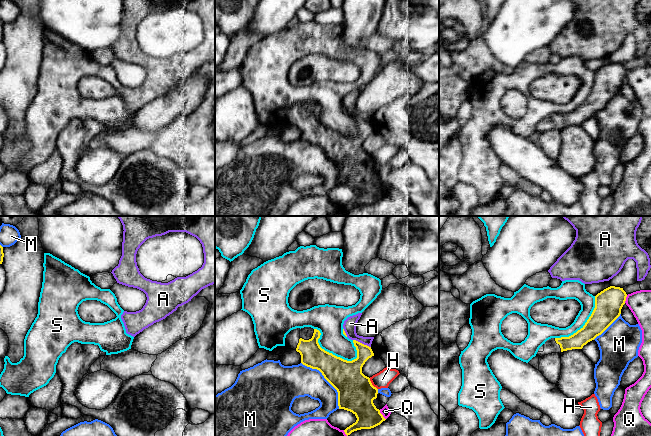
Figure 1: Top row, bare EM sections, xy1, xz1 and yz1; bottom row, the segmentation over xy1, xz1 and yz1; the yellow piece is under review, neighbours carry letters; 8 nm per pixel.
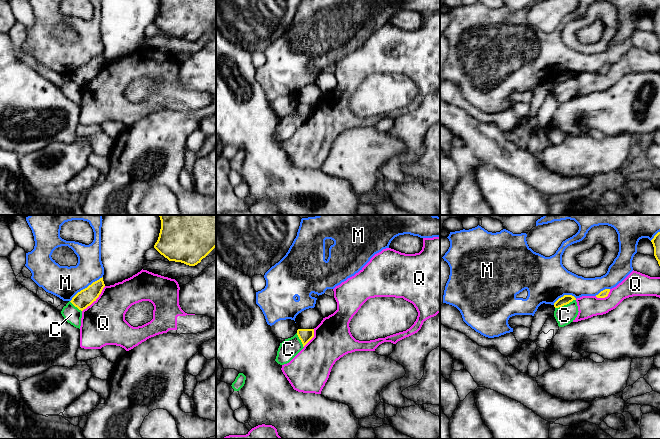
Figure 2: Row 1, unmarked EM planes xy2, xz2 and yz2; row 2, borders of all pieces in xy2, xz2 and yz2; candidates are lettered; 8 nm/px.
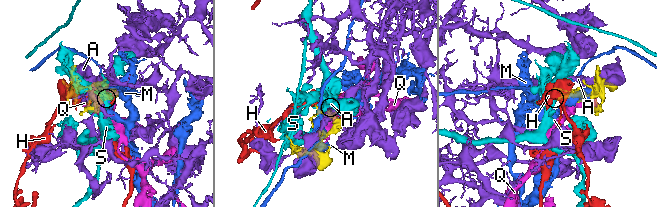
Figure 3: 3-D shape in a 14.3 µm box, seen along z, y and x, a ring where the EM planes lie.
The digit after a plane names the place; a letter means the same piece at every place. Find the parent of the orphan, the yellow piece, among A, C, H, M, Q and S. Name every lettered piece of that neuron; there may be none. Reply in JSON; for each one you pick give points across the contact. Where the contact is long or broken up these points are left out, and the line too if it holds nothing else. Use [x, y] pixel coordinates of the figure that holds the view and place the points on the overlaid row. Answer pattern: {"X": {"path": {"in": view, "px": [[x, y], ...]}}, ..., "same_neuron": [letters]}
{"same_neuron": []}

